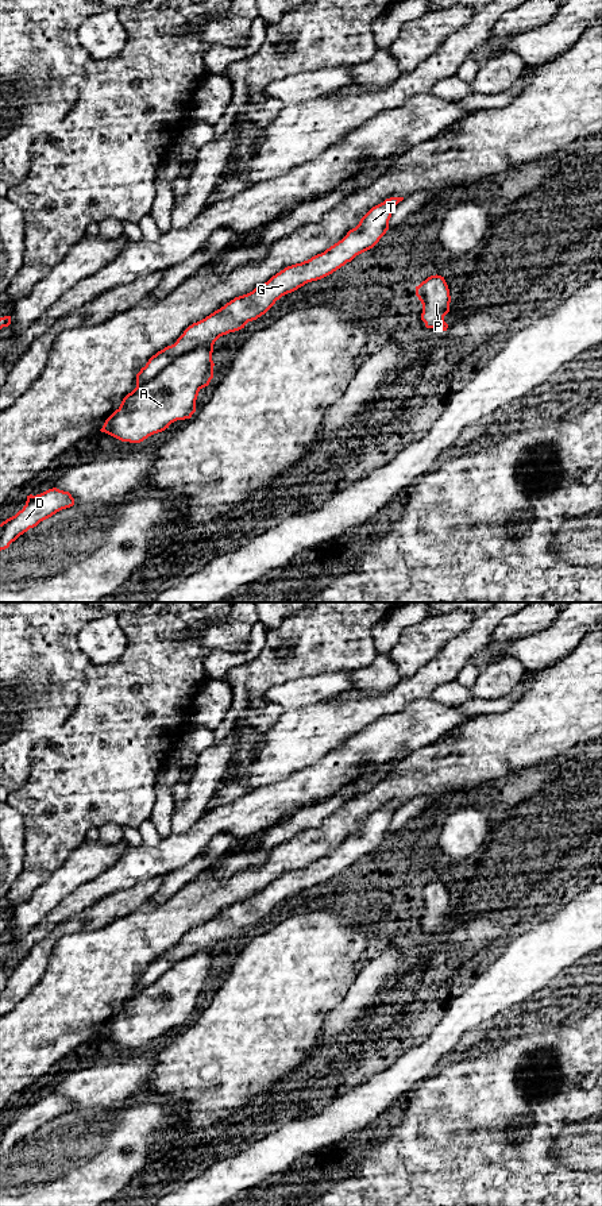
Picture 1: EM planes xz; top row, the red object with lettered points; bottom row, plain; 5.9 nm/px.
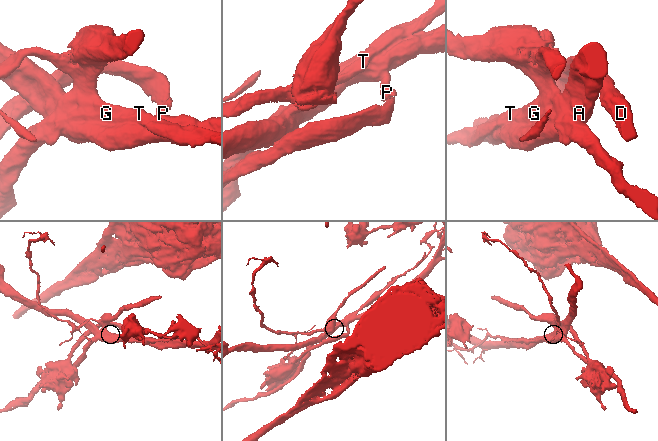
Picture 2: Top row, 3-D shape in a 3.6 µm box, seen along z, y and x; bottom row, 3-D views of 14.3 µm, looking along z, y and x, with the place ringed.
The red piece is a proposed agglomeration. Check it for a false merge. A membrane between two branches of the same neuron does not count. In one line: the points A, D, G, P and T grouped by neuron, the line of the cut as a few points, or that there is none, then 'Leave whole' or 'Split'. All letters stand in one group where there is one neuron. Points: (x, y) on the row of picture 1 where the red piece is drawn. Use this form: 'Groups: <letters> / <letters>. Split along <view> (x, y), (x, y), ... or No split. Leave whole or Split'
Groups: A D G P T. No split. Leave whole

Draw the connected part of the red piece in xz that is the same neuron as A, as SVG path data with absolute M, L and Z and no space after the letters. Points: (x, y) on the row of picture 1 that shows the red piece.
M386 199L324 253L285 267L252 292L235 297L189 325L174 344L158 351L140 369L136 388L123 398L100 431L121 442L140 443L177 420L190 419L198 392L213 378L215 342L265 315L282 296L332 274L373 248L389 230L391 213L402 200Z

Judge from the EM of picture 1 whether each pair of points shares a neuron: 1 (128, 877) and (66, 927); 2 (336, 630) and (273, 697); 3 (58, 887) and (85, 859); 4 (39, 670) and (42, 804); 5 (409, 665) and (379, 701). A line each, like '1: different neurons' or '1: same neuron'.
1: different neurons
2: different neurons
3: same neuron
4: different neurons
5: different neurons

